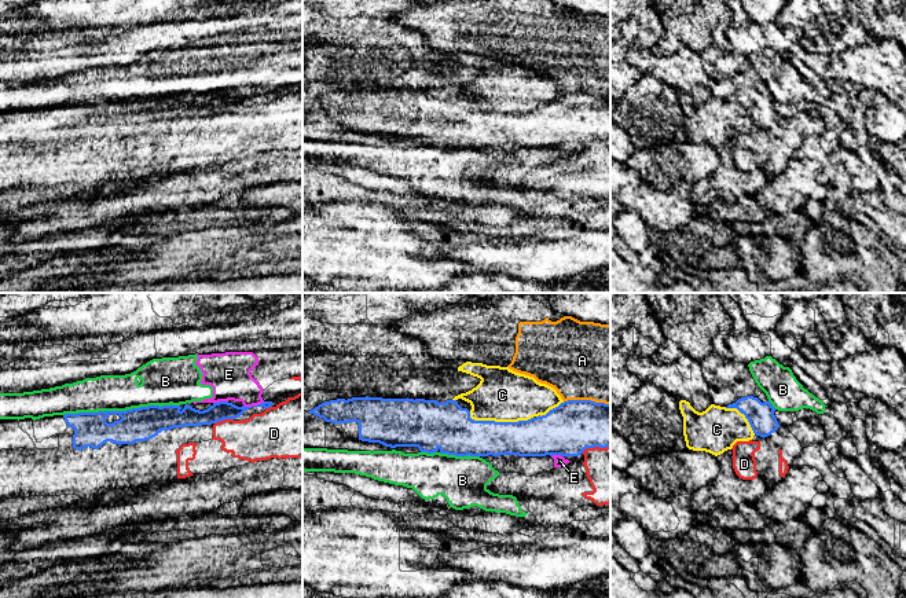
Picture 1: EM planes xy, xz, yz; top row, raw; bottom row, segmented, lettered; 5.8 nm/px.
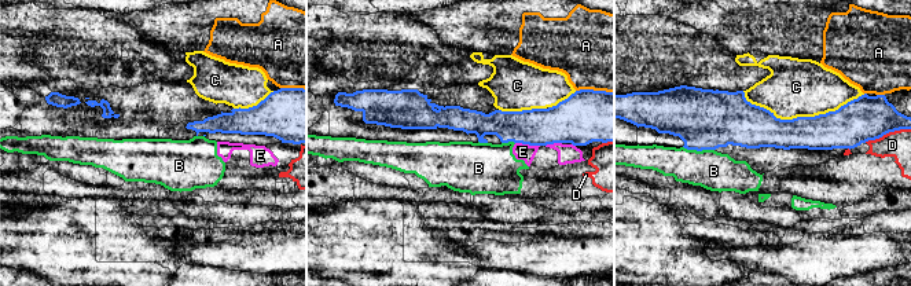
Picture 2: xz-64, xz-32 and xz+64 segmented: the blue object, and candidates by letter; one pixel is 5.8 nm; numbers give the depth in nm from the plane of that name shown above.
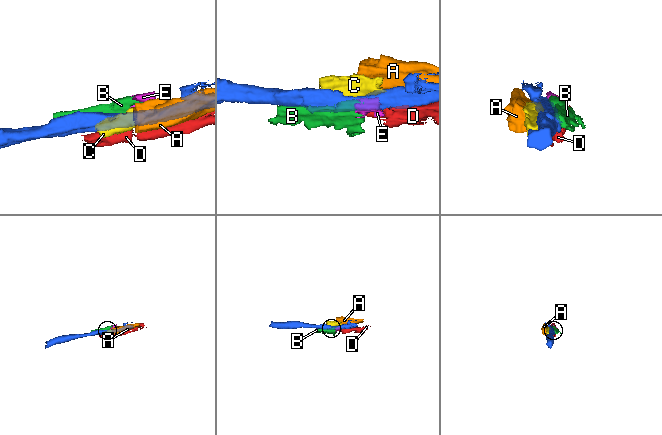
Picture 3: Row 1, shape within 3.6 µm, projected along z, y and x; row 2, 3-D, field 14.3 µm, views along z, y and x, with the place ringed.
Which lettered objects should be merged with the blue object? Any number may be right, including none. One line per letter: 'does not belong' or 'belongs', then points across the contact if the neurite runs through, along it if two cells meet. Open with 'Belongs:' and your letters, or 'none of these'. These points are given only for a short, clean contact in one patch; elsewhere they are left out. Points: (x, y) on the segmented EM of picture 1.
Belongs: none of these
A: does not belong
B: does not belong | along xy (179, 404), (63, 415)
C: does not belong
D: does not belong
E: does not belong | along xy (227, 400), (213, 403)

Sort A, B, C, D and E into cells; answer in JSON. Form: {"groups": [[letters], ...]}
{"groups": [["A"], ["B", "E"], ["C"], ["D"]]}

